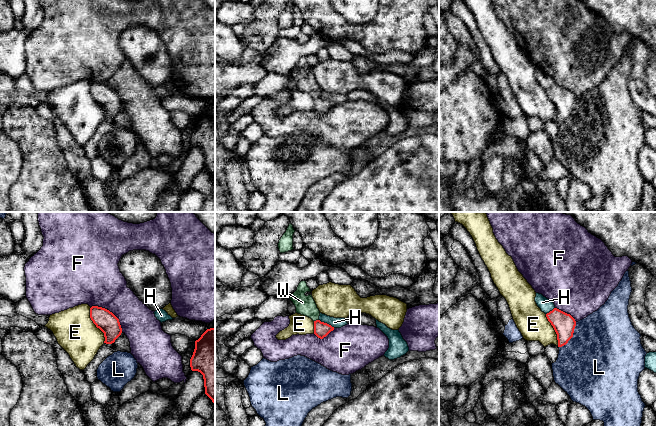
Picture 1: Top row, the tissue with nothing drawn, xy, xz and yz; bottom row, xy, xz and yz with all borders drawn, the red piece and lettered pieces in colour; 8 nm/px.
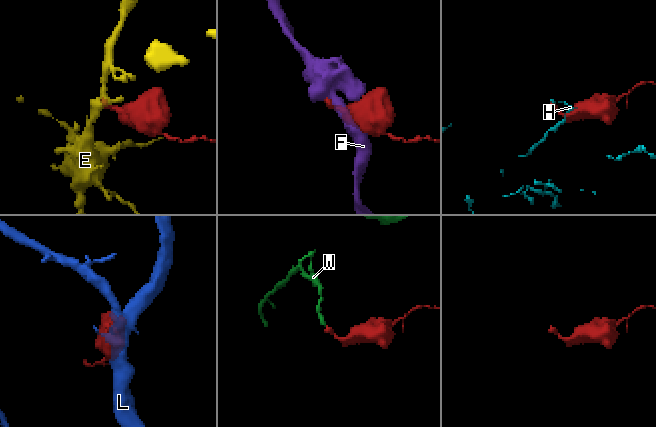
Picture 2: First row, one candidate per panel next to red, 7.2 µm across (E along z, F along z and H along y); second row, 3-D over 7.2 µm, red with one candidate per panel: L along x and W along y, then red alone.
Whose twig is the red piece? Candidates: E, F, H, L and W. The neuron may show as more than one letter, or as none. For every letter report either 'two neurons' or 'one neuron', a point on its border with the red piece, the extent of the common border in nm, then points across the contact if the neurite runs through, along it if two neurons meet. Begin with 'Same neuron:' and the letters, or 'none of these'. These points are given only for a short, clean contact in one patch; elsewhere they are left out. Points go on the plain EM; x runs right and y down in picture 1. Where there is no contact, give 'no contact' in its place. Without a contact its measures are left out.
Same neuron: W
E: two neurons; meets red in xy at (95, 100); contact 300 nm long; border along xy (90, 83), (90, 95), (103, 109), (104, 118)
F: two neurons; meets red in xy at (118, 96); contact 220 nm long
H: two neurons; meets red in xz at (326, 99); contact 140 nm long
L: two neurons; meets red in yz at (572, 112); contact 240 nm long
W: one neuron; meets red in xz at (316, 96); contact 40 nm long; runs through xz (321, 105), (316, 96), (314, 90), (305, 81)

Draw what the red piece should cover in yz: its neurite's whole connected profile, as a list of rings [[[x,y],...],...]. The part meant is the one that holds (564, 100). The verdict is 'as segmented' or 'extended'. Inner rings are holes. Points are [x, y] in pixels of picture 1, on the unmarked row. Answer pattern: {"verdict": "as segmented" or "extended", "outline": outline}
{"verdict": "as segmented", "outline": [[[557,84],[546,90],[548,97],[553,102],[558,116],[558,123],[562,123],[568,119],[573,113],[576,102],[575,95]]]}

